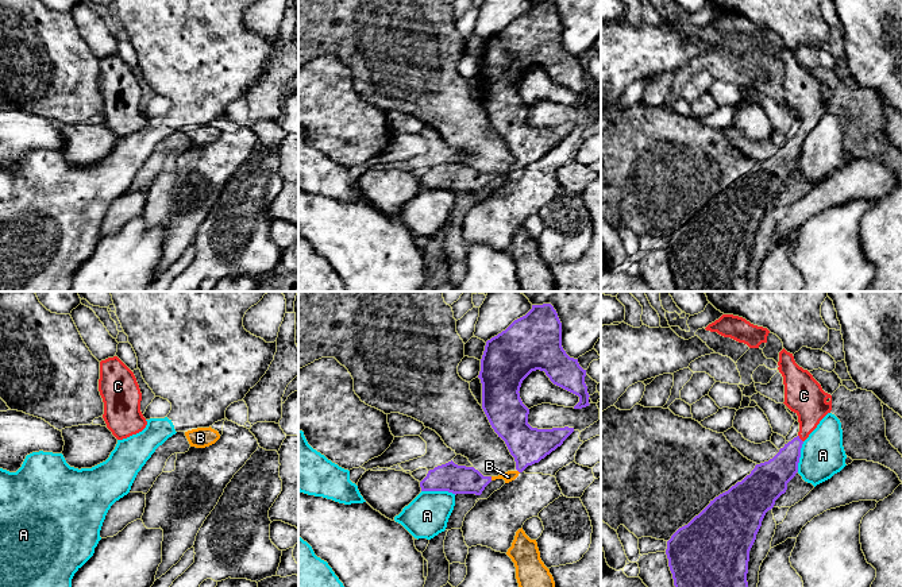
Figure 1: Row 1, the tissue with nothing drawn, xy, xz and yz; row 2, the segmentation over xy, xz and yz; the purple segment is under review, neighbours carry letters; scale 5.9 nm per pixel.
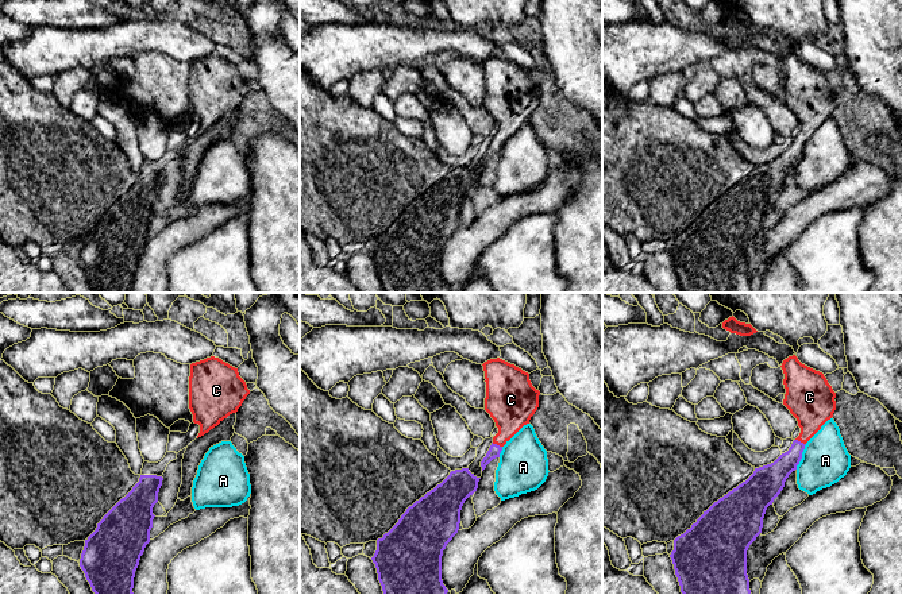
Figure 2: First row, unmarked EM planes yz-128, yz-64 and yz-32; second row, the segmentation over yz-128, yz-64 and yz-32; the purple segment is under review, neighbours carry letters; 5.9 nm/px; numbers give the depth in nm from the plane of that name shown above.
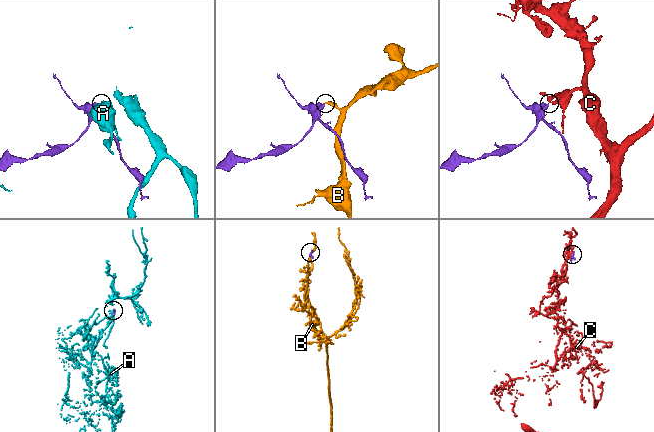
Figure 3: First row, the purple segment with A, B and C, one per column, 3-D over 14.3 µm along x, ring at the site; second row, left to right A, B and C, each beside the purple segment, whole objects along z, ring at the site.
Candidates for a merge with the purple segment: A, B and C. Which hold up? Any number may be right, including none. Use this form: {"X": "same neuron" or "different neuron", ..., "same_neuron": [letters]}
{"A": "different neuron", "B": "different neuron", "C": "same neuron", "same_neuron": ["C"]}

